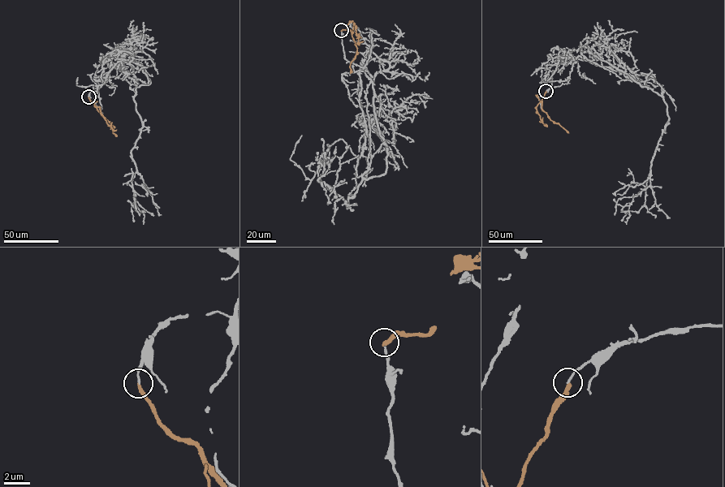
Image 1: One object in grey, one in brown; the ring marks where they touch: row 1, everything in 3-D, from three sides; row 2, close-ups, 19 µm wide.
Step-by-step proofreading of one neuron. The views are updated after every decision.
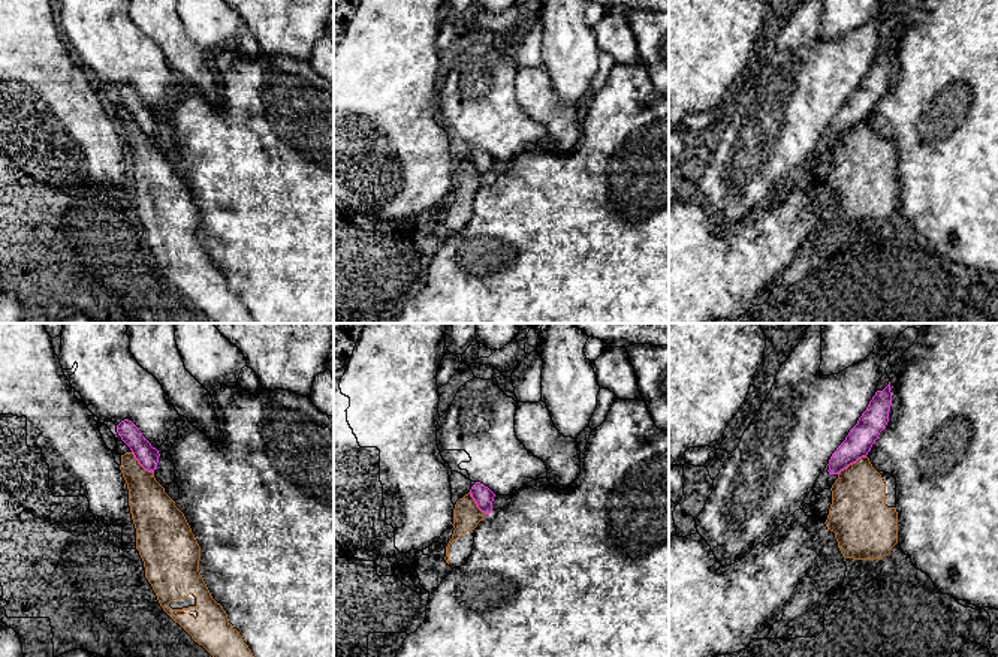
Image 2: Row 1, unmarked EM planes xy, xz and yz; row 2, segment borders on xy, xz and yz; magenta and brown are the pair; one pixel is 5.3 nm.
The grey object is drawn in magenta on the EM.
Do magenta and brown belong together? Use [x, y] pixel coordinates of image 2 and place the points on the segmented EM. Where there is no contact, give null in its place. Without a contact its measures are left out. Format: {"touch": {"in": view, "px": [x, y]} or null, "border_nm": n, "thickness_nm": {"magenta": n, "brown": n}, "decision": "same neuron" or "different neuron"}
{"touch": {"in": "yz", "px": [850, 463]}, "border_nm": 190, "thickness_nm": {"magenta": 150, "brown": 300}, "decision": "different neuron"}

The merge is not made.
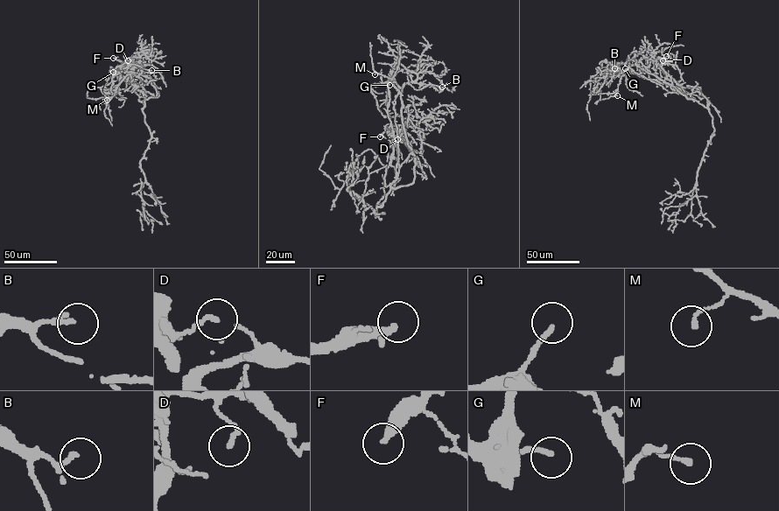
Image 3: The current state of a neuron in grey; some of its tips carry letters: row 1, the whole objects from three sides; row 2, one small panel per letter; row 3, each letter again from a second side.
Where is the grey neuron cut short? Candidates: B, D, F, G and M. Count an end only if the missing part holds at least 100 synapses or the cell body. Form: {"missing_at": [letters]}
{"missing_at": ["F"]}

